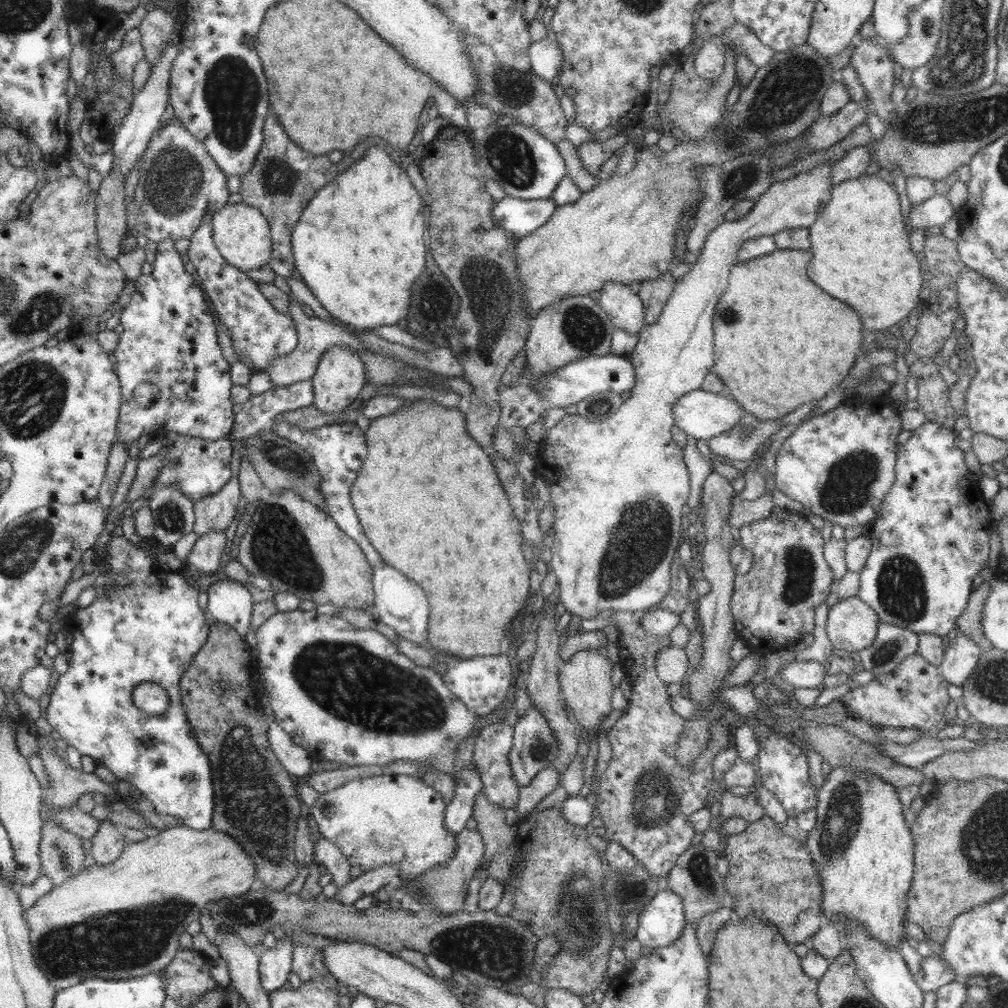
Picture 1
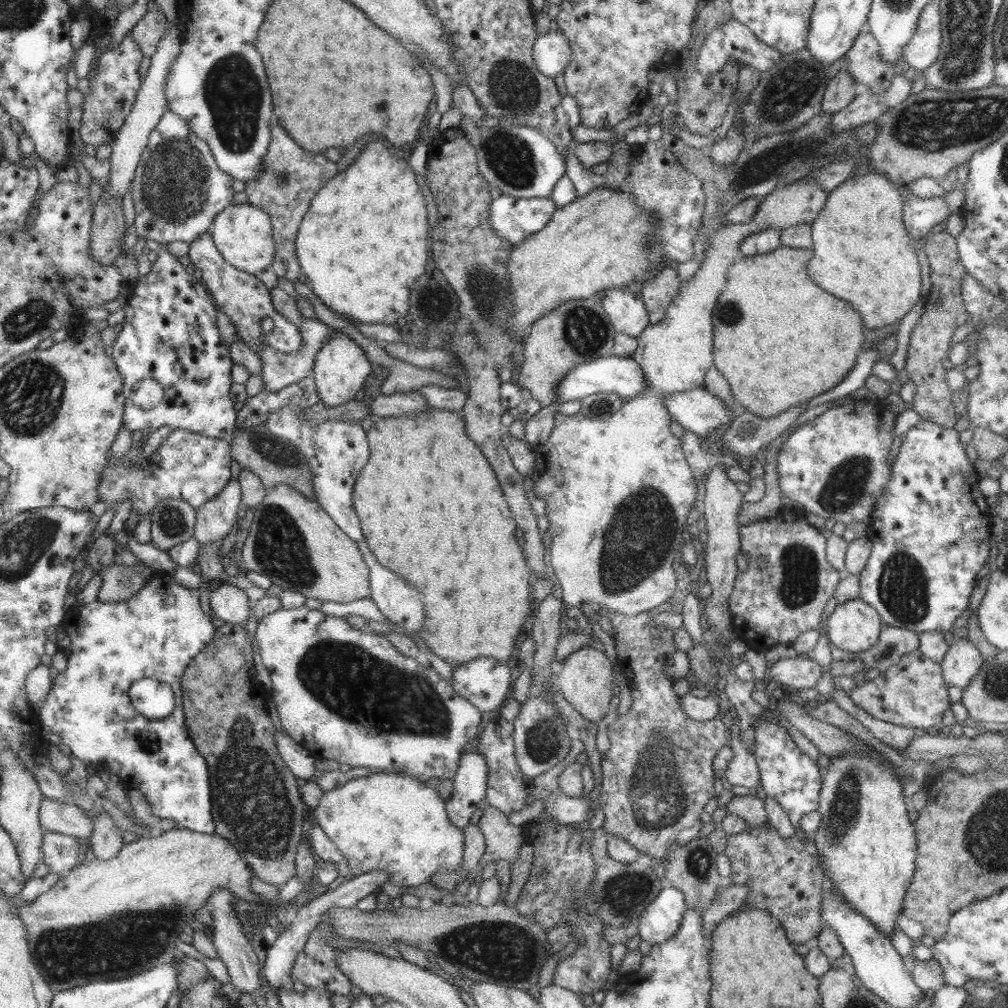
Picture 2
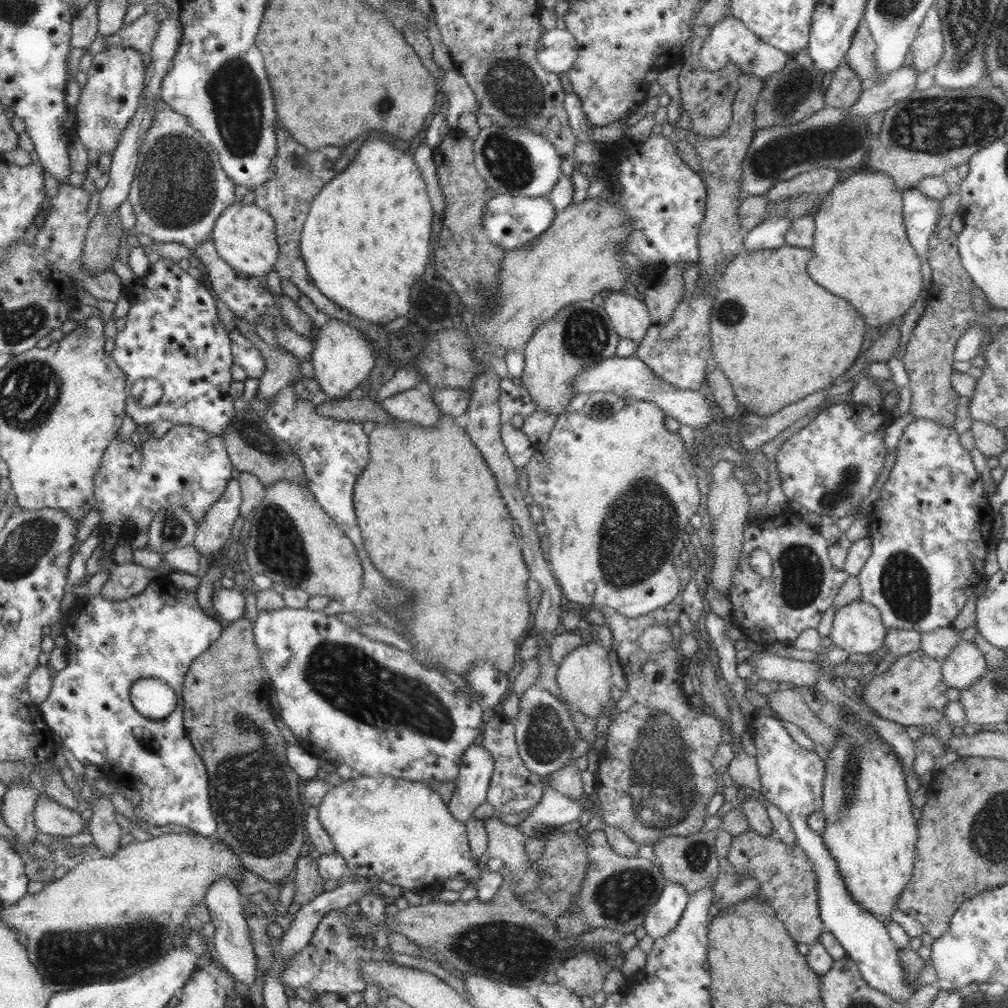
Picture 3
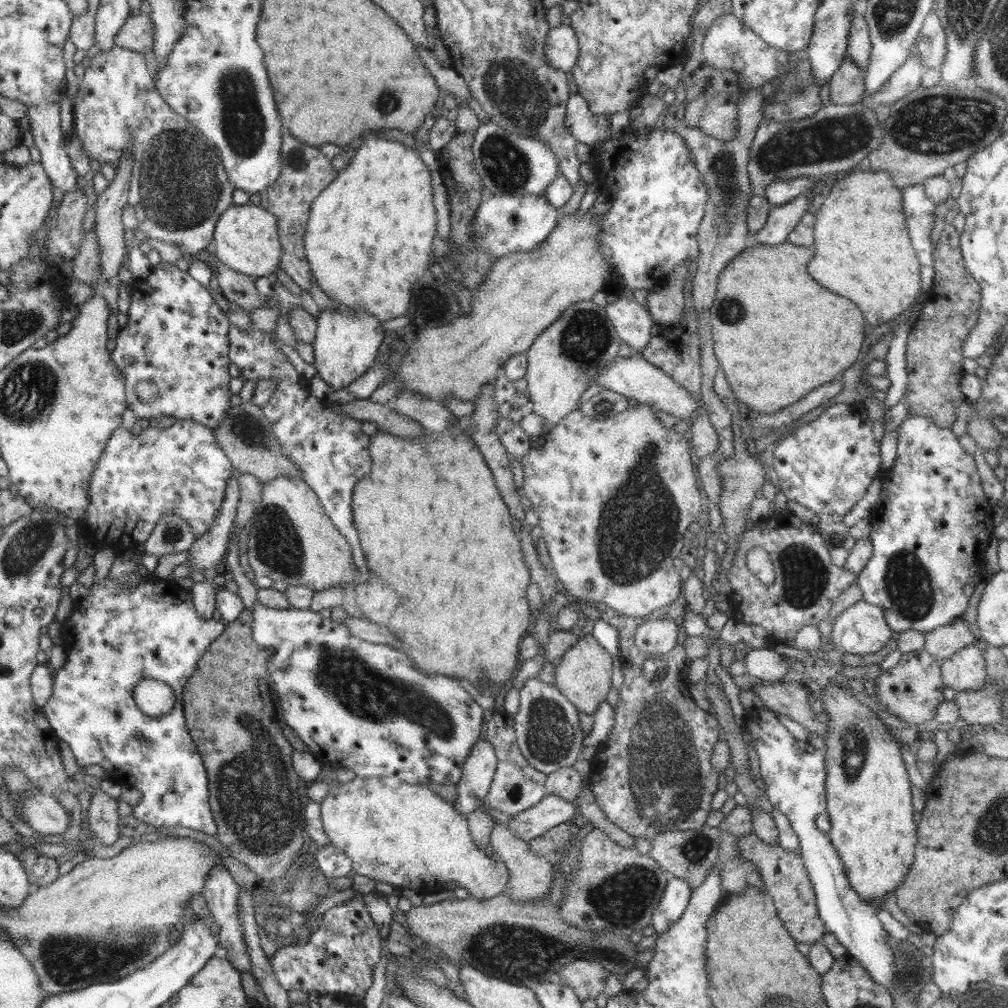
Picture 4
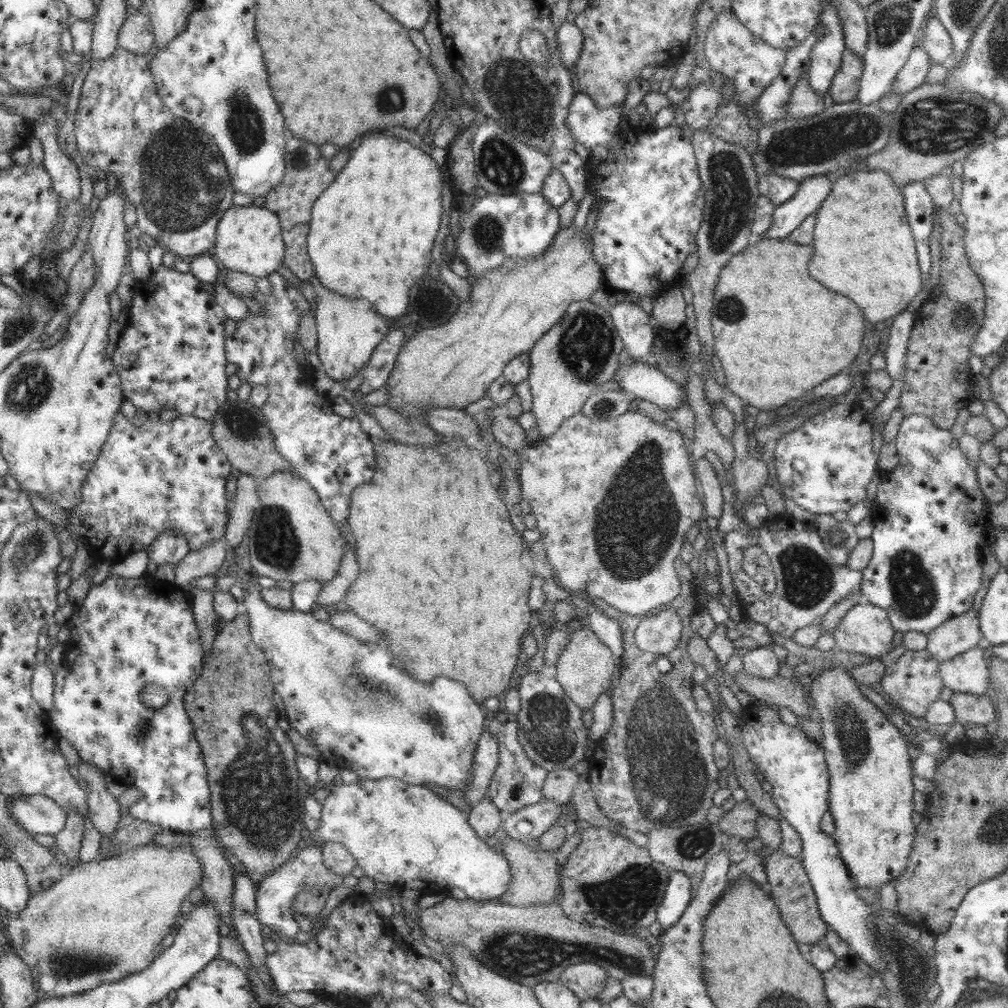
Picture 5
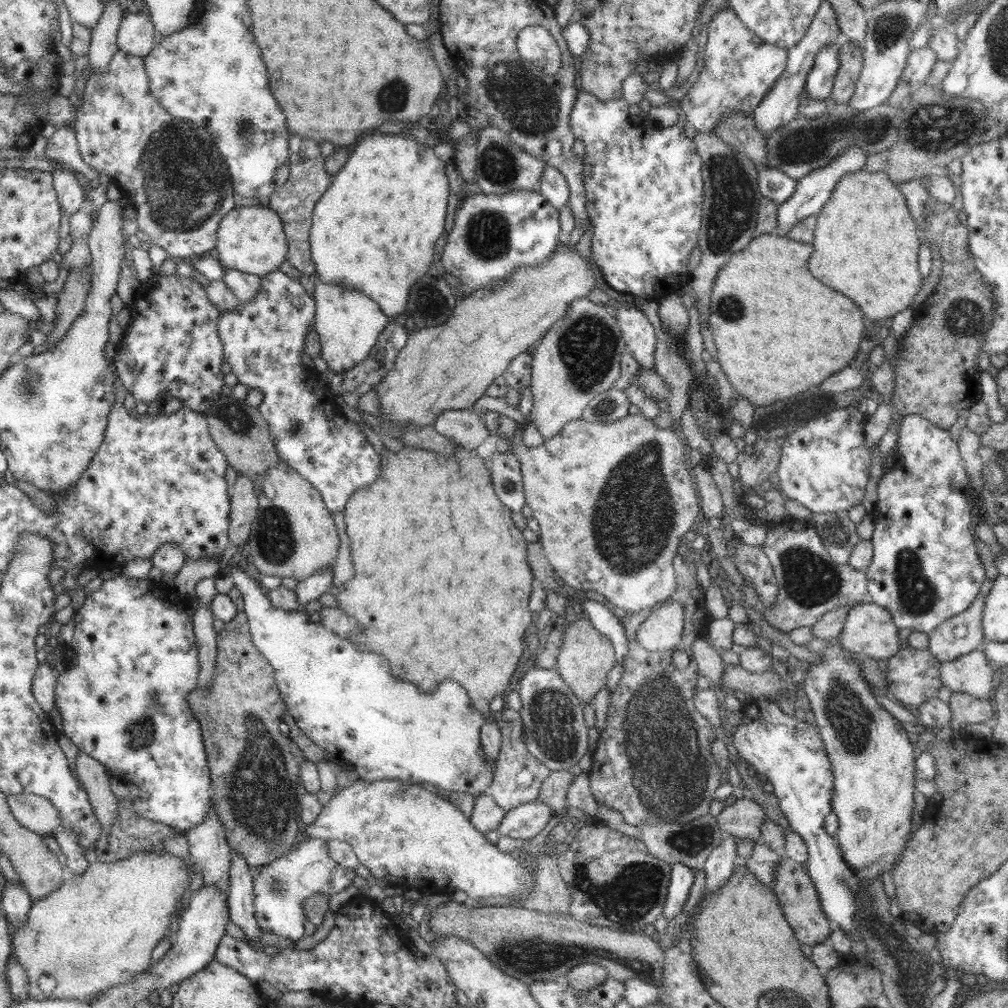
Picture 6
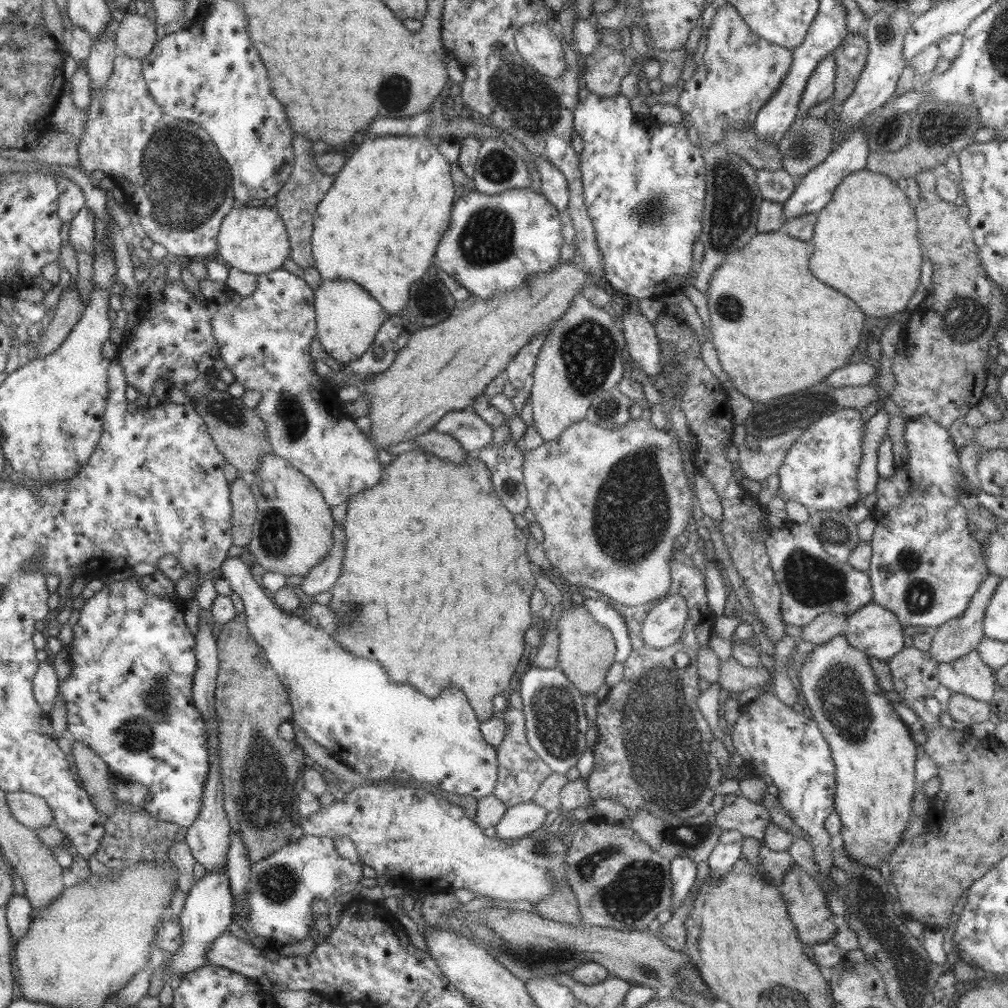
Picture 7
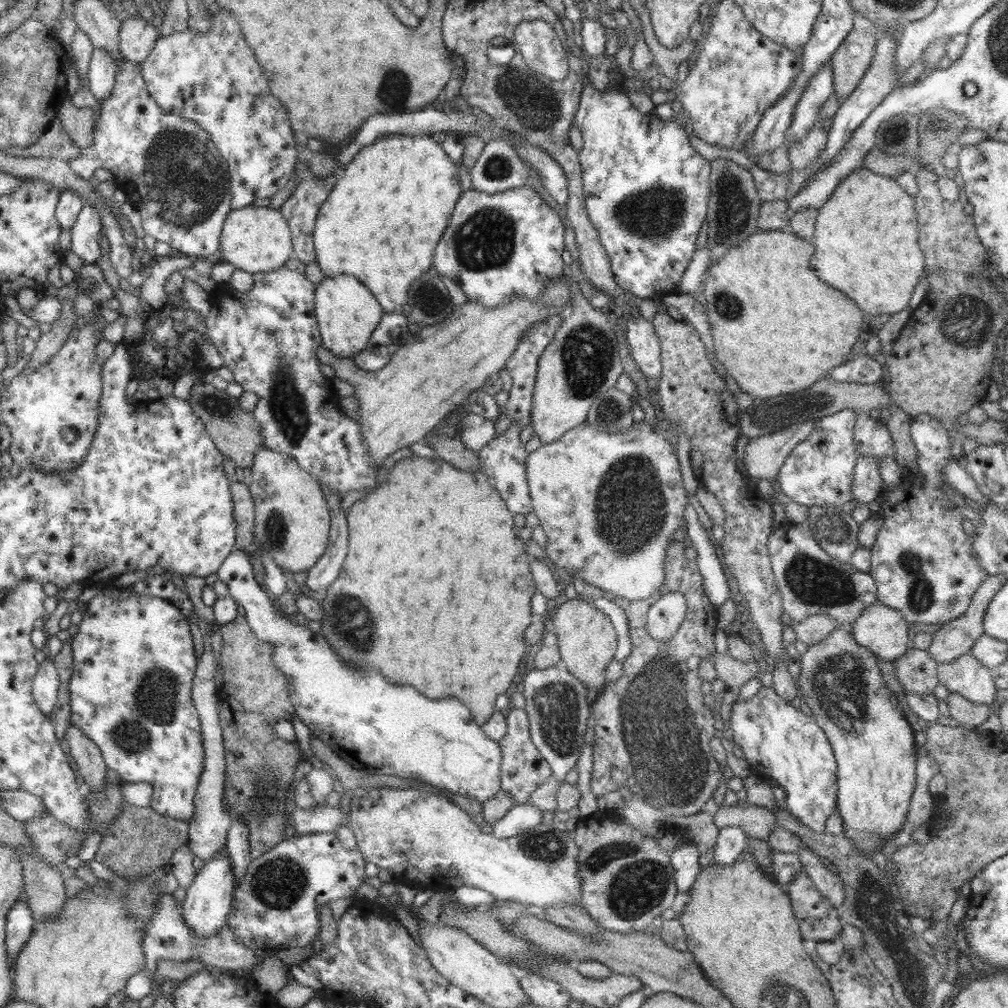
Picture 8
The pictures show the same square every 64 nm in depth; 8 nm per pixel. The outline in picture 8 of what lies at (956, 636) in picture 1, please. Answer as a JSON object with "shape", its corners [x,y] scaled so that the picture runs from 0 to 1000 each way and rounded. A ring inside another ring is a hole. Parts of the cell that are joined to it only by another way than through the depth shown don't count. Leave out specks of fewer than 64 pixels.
{"shape":[[[962,648],[942,658],[931,658],[932,679],[941,687],[957,690],[968,698],[987,700],[988,680],[982,664],[966,654]]]}

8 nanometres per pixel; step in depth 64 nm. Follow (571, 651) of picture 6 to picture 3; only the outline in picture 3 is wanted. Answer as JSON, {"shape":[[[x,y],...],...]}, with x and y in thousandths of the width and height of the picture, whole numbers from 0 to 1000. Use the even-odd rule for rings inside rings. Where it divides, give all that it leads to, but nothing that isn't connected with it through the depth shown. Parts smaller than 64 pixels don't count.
{"shape":[[[582,636],[581,639],[563,648],[560,656],[553,661],[552,675],[559,692],[581,711],[593,713],[598,704],[604,700],[608,678],[603,649],[604,647],[597,641]]]}

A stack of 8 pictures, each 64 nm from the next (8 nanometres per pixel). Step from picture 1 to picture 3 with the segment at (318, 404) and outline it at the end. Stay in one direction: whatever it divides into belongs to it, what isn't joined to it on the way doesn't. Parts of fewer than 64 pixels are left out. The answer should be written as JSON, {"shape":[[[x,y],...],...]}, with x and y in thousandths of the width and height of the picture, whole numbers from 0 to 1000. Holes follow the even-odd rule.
{"shape":[[[332,315],[317,323],[317,327],[312,336],[309,351],[311,375],[327,397],[343,396],[355,382],[359,382],[366,375],[373,359],[369,341],[375,339],[367,337],[360,328]]]}

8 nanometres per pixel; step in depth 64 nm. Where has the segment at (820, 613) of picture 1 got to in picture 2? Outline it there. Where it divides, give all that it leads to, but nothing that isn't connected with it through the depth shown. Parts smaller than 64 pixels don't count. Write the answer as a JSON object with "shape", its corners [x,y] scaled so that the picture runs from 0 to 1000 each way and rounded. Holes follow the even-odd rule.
{"shape":[[[814,621],[812,625],[814,630],[813,631],[813,635],[812,635],[810,643],[795,649],[795,653],[802,653],[810,657],[815,665],[814,672],[809,681],[810,685],[812,685],[813,688],[825,688],[822,694],[829,696],[835,704],[838,704],[843,710],[851,714],[871,734],[896,748],[896,744],[908,732],[906,724],[899,720],[884,718],[883,716],[871,714],[863,710],[861,705],[848,698],[848,696],[844,696],[838,686],[829,683],[825,676],[827,671],[822,668],[826,657],[824,649],[825,640],[822,637],[822,633],[817,630]]]}

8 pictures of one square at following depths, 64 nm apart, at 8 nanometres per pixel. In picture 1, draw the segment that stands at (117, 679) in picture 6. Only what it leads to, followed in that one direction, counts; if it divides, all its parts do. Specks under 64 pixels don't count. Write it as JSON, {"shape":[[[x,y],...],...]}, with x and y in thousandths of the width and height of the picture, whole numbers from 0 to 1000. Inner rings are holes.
{"shape":[[[123,531],[109,534],[106,538],[106,545],[99,545],[96,548],[96,552],[99,552],[99,554],[109,562],[109,566],[101,568],[101,571],[98,571],[95,577],[93,577],[92,582],[95,585],[93,597],[91,597],[89,601],[85,601],[85,603],[76,603],[75,609],[73,609],[71,619],[73,619],[75,626],[71,629],[71,638],[68,641],[69,648],[71,648],[71,655],[68,658],[65,668],[59,671],[55,682],[50,685],[43,695],[46,714],[52,721],[52,724],[56,724],[61,732],[71,738],[80,749],[89,750],[89,752],[93,753],[95,759],[105,760],[119,775],[125,774],[125,776],[129,776],[131,780],[135,780],[135,782],[152,797],[154,805],[157,808],[169,808],[169,810],[179,812],[182,815],[181,817],[186,820],[194,823],[206,823],[210,821],[210,809],[213,801],[208,755],[204,748],[200,746],[194,734],[194,729],[190,722],[188,722],[188,718],[187,718],[180,697],[180,688],[178,687],[178,677],[180,676],[181,670],[187,665],[190,657],[192,657],[193,651],[206,635],[208,621],[204,618],[203,607],[196,601],[197,585],[192,581],[188,581],[188,577],[181,572],[179,564],[170,566],[169,564],[165,565],[155,562],[153,559],[154,555],[149,550],[149,547],[132,541]],[[111,577],[115,577],[115,585],[113,585],[111,589],[103,591],[103,586],[107,584],[107,580],[111,580]],[[142,677],[154,677],[167,688],[168,699],[167,704],[165,704],[163,708],[151,710],[151,708],[145,708],[145,706],[137,704],[137,701],[133,698],[131,686]]]}

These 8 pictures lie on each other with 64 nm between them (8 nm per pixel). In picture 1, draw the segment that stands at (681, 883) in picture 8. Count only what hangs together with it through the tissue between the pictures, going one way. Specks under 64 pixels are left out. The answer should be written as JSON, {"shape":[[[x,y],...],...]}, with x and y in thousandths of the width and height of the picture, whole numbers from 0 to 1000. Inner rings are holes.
{"shape":[[[663,880],[653,883],[633,908],[630,930],[637,939],[657,940],[674,932],[680,916],[677,892]]]}

